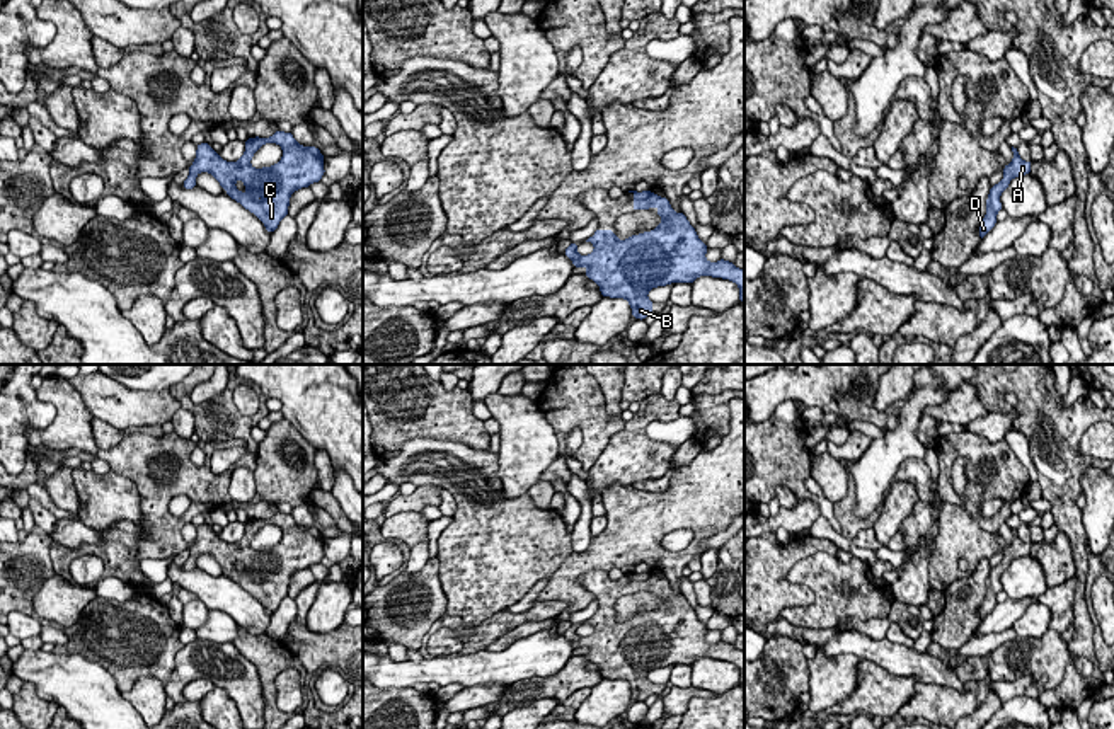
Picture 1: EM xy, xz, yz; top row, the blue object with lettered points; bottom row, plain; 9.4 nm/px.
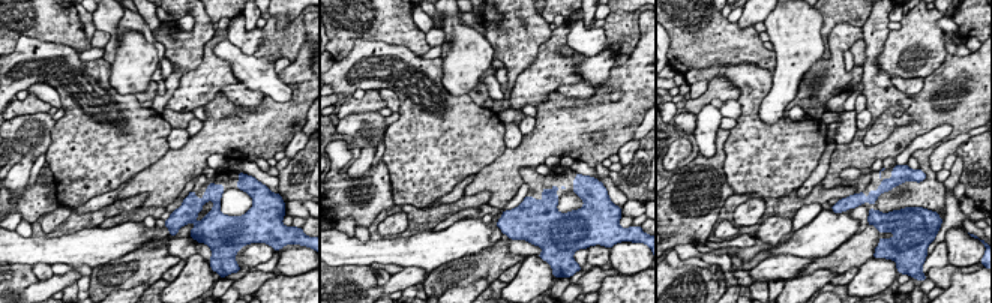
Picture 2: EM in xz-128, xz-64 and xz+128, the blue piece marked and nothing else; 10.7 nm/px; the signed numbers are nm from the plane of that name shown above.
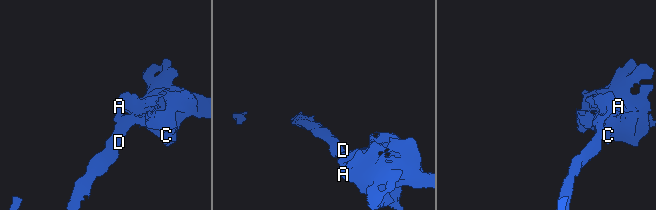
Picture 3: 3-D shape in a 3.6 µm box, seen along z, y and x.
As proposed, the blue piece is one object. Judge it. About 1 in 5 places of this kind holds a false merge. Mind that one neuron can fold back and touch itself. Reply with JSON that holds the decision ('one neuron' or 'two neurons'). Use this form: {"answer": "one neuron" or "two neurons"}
{"answer": "one neuron"}

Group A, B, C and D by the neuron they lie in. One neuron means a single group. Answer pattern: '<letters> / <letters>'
A B C D

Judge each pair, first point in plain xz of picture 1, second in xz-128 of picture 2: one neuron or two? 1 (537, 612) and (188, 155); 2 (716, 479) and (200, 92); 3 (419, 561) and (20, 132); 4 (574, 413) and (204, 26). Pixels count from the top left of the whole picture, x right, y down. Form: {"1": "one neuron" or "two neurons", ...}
{"1": "two neurons", "2": "two neurons", "3": "two neurons", "4": "one neuron"}

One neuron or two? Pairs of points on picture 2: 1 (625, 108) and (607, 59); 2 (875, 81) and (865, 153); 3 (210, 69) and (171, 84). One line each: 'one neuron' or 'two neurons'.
1: two neurons
2: one neuron
3: two neurons

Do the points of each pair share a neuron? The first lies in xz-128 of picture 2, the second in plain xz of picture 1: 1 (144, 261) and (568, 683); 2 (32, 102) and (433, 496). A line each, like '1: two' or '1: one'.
1: one
2: one

